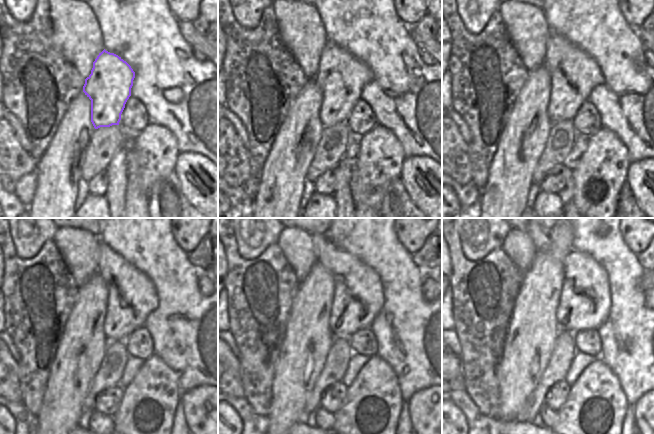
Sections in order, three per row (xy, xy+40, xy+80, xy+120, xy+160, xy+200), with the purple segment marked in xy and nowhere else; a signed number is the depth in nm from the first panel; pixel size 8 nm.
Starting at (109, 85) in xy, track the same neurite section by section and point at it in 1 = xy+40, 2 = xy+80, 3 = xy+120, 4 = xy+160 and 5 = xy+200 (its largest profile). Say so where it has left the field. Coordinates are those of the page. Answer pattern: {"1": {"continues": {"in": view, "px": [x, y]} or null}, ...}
{"1": {"continues": {"in": "xy+40", "px": [341, 77]}}, "2": {"continues": {"in": "xy+80", "px": [574, 73]}}, "3": {"continues": {"in": "xy+120", "px": [132, 297]}}, "4": {"continues": {"in": "xy+160", "px": [358, 298]}}, "5": {"continues": {"in": "xy+200", "px": [585, 301]}}}

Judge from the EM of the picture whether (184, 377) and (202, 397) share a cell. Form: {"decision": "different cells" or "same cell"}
{"decision": "different cells"}

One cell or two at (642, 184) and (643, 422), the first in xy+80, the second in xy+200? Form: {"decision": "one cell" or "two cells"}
{"decision": "one cell"}

